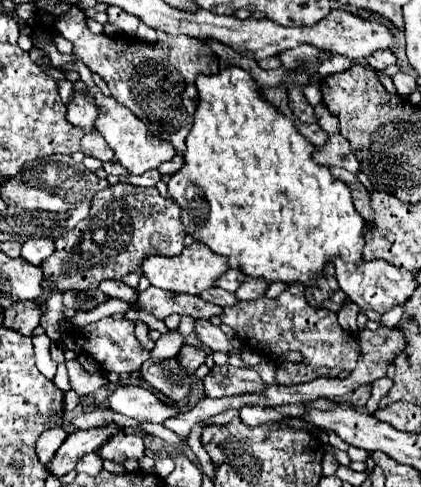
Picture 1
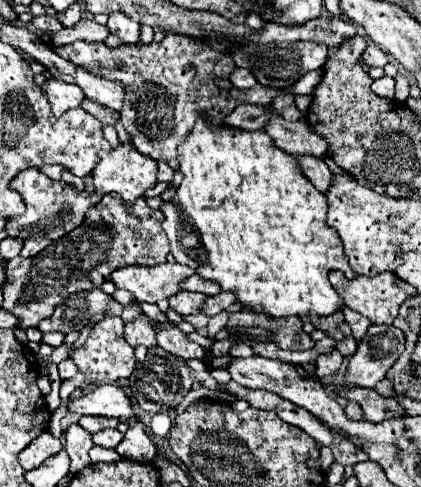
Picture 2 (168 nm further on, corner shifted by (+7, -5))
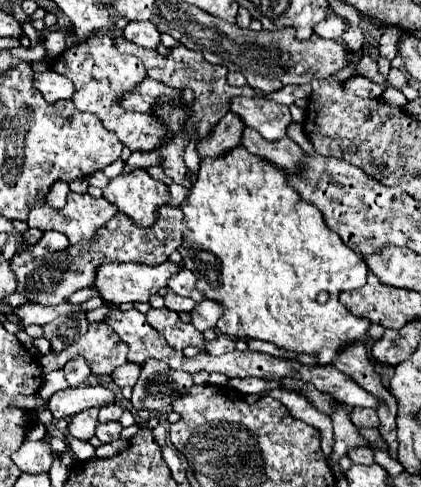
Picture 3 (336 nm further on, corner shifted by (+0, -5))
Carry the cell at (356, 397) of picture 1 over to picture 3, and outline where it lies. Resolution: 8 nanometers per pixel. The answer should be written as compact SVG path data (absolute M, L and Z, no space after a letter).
M353 408L349 416L355 426L377 426L379 424L379 416L371 408Z

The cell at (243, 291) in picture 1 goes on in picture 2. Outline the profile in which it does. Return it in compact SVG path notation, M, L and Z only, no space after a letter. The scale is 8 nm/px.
M220 292L216 296L210 296L204 300L204 306L200 306L200 314L212 318L216 314L220 314L222 310L226 310L228 306L232 306L236 302L236 298L230 292Z

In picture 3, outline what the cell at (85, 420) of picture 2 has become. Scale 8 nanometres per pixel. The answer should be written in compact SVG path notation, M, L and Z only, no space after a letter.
M105 406L99 410L99 422L117 422L123 414L123 408L121 406Z

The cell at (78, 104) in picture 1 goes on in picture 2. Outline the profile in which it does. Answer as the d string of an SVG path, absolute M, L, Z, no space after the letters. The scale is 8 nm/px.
M50 76L42 84L42 90L56 116L62 116L70 108L78 108L80 102L84 100L84 92L76 84L58 82L56 78L50 78Z

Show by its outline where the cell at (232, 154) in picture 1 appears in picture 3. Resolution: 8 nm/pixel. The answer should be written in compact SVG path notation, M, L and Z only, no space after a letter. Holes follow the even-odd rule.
M235 146L219 158L201 158L199 166L193 192L187 204L181 206L187 224L181 254L187 268L197 272L197 286L205 298L221 302L225 314L231 314L231 320L217 322L217 330L231 338L251 336L297 354L313 354L319 364L331 364L337 350L345 344L355 340L365 342L369 328L367 318L351 314L337 302L337 294L361 288L367 278L367 264L329 230L321 210L299 196L289 184L287 172L251 154L243 146ZM323 292L329 294L327 302L319 302L319 294Z

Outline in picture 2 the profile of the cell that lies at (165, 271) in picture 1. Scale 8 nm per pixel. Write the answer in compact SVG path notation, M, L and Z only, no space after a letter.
M164 262L158 266L124 266L122 270L114 270L110 280L116 288L128 290L136 302L156 304L158 300L166 300L180 292L178 284L192 274L196 272L188 266Z

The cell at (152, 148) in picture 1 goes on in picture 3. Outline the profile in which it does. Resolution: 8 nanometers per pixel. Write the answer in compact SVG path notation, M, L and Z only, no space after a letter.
M145 168L121 172L103 188L103 198L127 214L139 226L151 226L157 208L169 202L167 186L147 174Z

